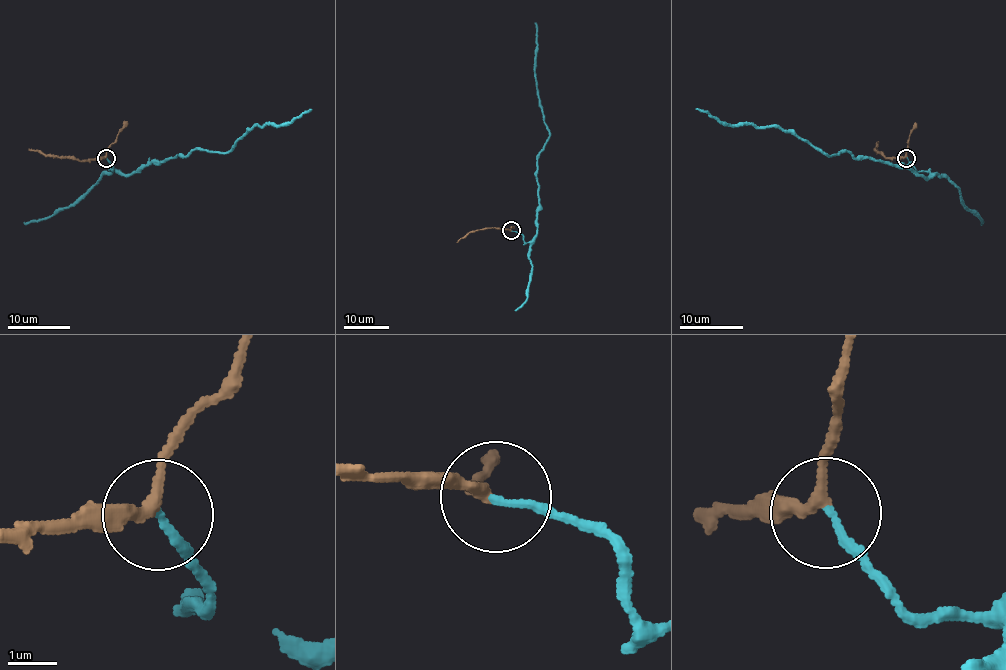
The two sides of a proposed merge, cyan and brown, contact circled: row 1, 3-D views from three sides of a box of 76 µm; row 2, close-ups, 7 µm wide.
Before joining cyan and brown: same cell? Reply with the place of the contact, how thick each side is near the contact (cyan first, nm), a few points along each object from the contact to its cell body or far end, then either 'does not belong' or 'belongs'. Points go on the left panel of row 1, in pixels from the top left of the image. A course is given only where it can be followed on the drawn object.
at (106, 158); 150 nm thick on the cyan side, 200 nm on the other; cyan runs (106, 158), (111, 169), (130, 174), (194, 149), (228, 151), (257, 125), (283, 125), (310, 109); brown runs (106, 156), (79, 161), (28, 149); does not belong

